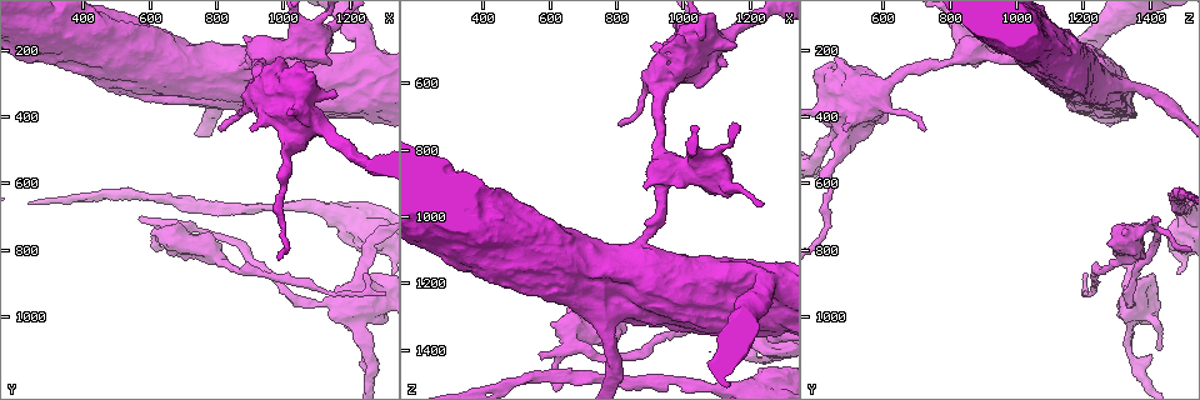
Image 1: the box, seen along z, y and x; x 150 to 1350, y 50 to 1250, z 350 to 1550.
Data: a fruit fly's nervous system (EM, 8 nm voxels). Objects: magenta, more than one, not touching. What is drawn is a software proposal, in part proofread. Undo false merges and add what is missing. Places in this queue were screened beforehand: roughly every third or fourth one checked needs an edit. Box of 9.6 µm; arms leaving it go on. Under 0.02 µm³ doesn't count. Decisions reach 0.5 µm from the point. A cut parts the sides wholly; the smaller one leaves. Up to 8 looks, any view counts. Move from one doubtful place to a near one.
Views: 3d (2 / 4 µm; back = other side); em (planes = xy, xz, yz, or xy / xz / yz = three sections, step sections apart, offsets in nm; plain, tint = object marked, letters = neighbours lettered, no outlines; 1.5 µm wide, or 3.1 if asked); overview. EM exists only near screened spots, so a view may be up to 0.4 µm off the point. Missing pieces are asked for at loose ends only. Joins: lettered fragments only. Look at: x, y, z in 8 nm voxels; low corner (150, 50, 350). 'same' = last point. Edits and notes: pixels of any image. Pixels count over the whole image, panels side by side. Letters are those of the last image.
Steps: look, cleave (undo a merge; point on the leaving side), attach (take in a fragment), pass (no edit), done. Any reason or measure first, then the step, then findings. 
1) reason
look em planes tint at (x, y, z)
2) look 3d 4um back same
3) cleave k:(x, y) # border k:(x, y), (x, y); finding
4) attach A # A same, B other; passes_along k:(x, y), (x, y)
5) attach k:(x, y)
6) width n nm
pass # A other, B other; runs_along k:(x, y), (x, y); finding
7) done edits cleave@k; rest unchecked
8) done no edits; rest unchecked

branch stops here
look 3d 2um back at (1240, 880, 1220)

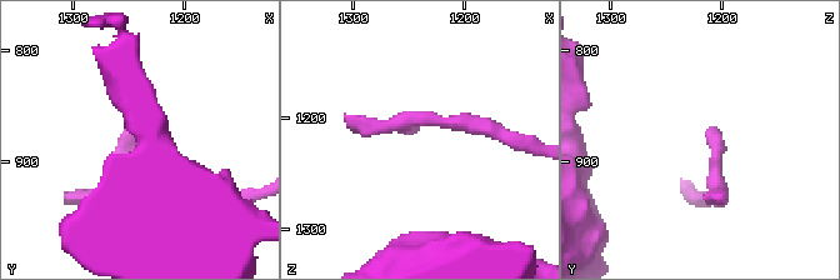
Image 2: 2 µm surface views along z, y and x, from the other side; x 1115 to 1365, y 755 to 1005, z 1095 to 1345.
now the EM
look em planes tint at (1238, 874, 1214)

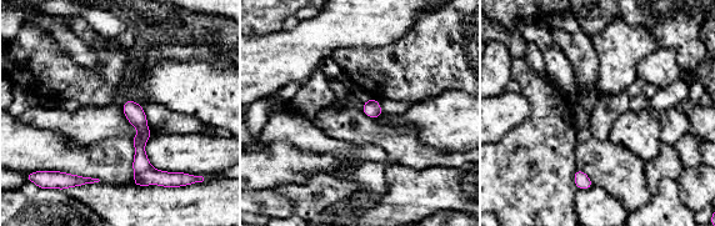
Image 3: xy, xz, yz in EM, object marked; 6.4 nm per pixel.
look em planes letters same

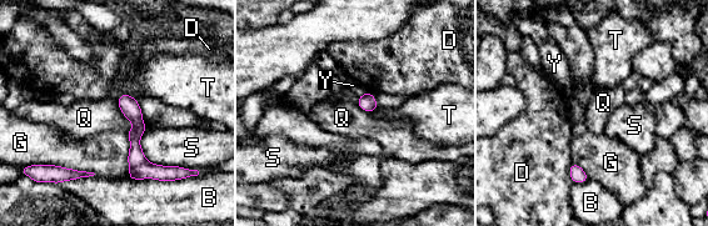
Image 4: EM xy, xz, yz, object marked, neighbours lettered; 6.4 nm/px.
pass # B other, D other, G other, Q other, S other, T other, Y other; border 4:(115, 101), (131, 124), (128, 132); none of them fits

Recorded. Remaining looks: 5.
thick turns thin
look 3d 4um back at (870, 260, 1110)

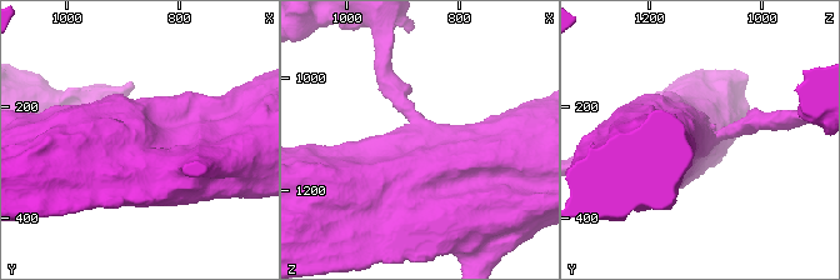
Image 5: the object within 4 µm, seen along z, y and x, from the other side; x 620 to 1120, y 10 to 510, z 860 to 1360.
shape alone is not enough
look em planes letters same

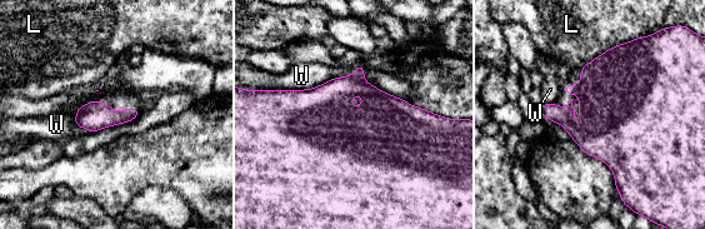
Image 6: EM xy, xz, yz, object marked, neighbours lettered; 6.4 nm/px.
pass # L other, W other; border 6:(333, 76), (311, 88), (279, 90); all the same neuron

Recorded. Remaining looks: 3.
abrupt turn
look 3d 4um at (680, 720, 1390)

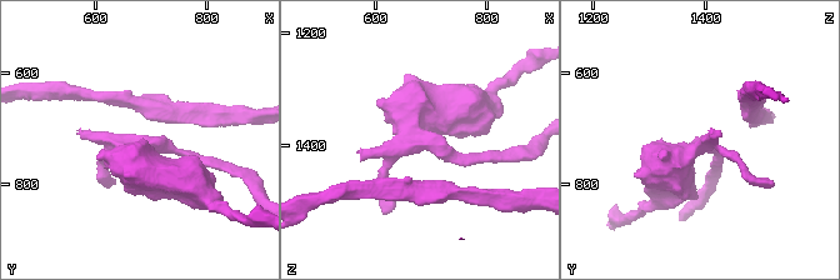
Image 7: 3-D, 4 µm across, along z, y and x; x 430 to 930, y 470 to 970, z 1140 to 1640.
shape alone is not enough
look em planes plain at (680, 730, 1390)

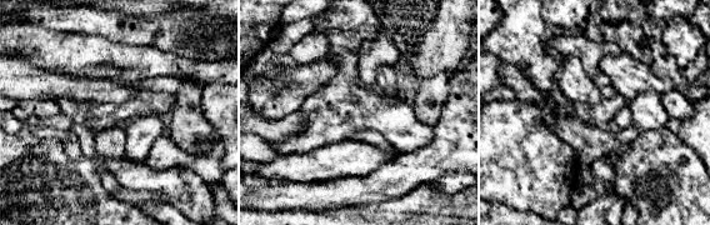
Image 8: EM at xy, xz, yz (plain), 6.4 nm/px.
what lies round it
look em planes letters same

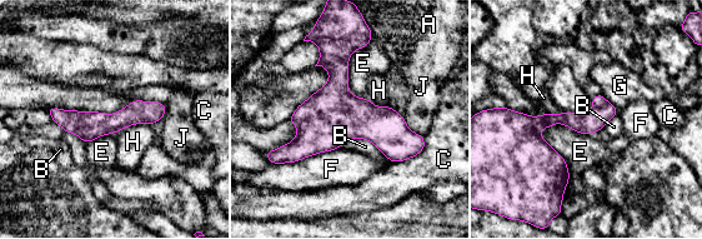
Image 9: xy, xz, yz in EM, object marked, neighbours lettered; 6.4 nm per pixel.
longest_contact F 420 nm
pass # A other, B other, C other, E other, F other, G other, H other, J other; one neuron here

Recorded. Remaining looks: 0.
done no edits; rest unchecked

